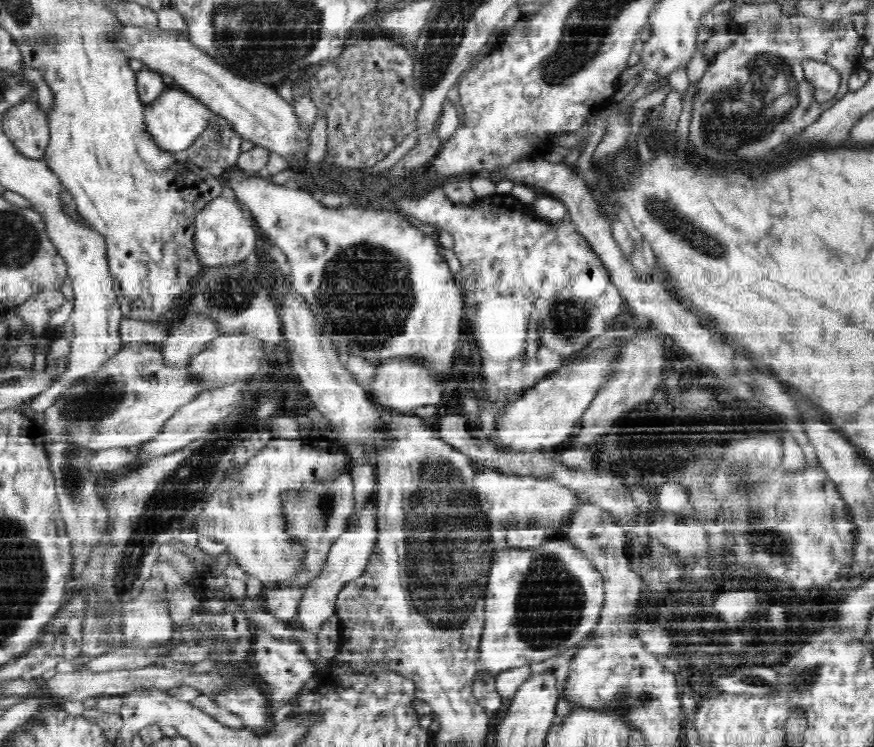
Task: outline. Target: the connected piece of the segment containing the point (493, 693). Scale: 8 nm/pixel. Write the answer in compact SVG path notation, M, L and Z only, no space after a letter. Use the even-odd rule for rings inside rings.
M480 669L473 674L470 682L470 697L490 716L497 716L504 708L502 698L496 689L498 674L494 669Z

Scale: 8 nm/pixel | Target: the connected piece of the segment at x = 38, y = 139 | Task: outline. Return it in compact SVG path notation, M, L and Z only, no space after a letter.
M30 89L30 94L2 116L3 130L12 143L32 158L42 158L50 140L47 110L42 105L35 90Z

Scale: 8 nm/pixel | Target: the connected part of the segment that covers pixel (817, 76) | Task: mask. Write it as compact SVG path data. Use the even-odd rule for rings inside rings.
M805 58L801 61L807 82L815 88L814 97L818 103L830 101L840 89L840 75L832 66Z

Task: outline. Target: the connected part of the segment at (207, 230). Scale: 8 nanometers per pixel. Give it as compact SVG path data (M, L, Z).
M216 196L206 204L196 214L194 227L193 256L202 268L246 259L250 252L259 251L263 239L260 229L254 225L252 218L244 214L239 202L226 196Z

